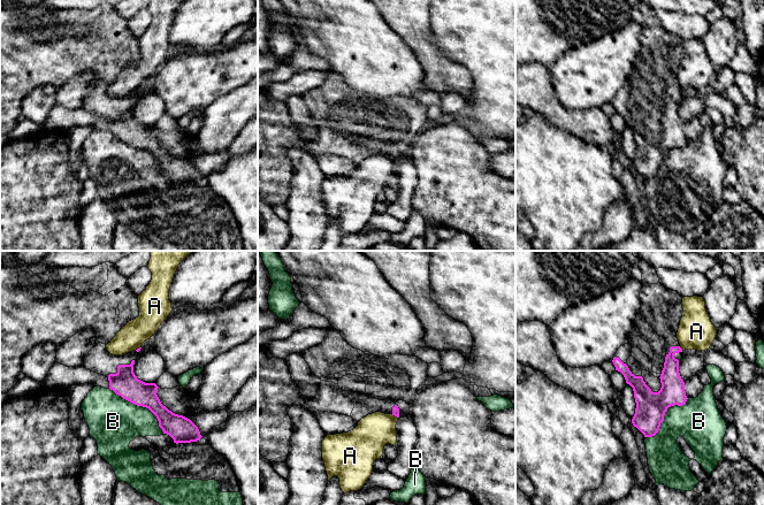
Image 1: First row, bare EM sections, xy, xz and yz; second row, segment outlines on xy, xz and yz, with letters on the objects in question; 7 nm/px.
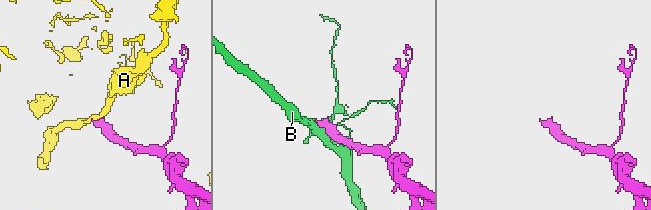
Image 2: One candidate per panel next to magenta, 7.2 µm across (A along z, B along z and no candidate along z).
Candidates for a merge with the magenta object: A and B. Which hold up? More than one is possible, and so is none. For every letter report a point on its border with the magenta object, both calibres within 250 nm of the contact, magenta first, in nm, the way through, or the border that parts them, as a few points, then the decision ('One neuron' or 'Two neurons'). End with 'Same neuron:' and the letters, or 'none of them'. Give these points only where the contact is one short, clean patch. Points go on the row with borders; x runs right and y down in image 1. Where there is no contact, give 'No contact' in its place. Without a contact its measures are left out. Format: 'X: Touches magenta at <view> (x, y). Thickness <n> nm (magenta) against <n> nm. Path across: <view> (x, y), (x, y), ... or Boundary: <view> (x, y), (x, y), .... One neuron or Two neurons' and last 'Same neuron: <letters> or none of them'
A: Touches magenta at yz (681, 349). Thickness 150 nm (magenta) against 240 nm. Boundary: yz (679, 346), (682, 350). Two neurons
B: Touches magenta at xy (140, 405). Thickness 190 nm (magenta) against 360 nm. Two neurons
Same neuron: none of them

